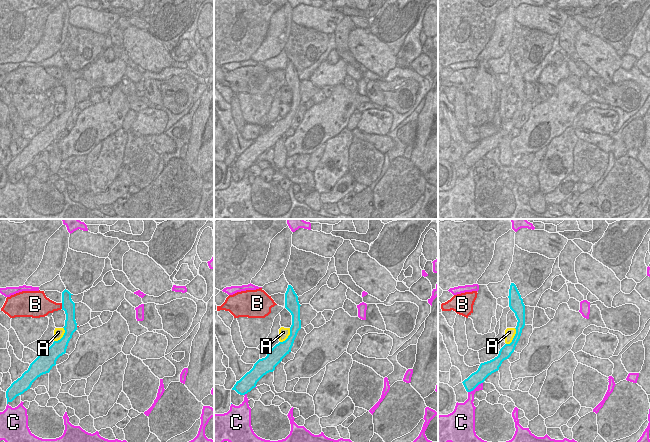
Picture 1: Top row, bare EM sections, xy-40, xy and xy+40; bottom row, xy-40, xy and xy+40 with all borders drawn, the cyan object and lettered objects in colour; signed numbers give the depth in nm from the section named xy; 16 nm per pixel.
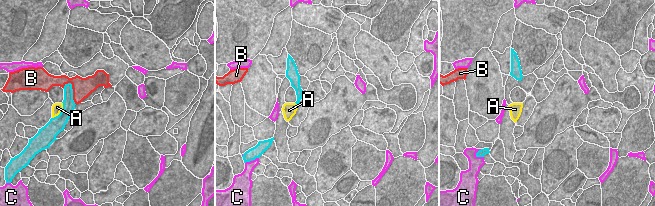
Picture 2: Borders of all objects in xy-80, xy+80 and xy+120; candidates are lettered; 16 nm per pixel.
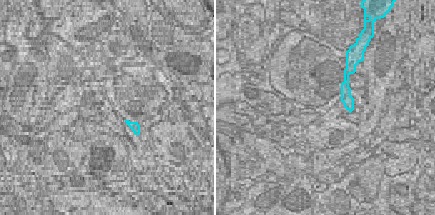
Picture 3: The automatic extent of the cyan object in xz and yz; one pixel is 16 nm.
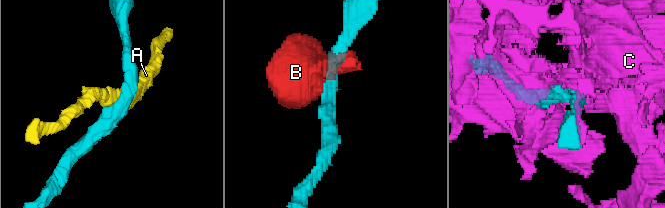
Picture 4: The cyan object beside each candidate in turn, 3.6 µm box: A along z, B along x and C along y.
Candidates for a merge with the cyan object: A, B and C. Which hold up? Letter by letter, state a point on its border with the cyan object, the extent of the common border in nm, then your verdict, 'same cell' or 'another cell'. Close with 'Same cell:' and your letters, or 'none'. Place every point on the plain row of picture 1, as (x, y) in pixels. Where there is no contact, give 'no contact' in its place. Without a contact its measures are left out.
A: xy+40 (514, 113) | 300 nm | another cell
B: xy-40 (62, 82) | 100 nm | another cell
C: xy+40 (475, 163) | 300 nm | another cell
Same cell: none

